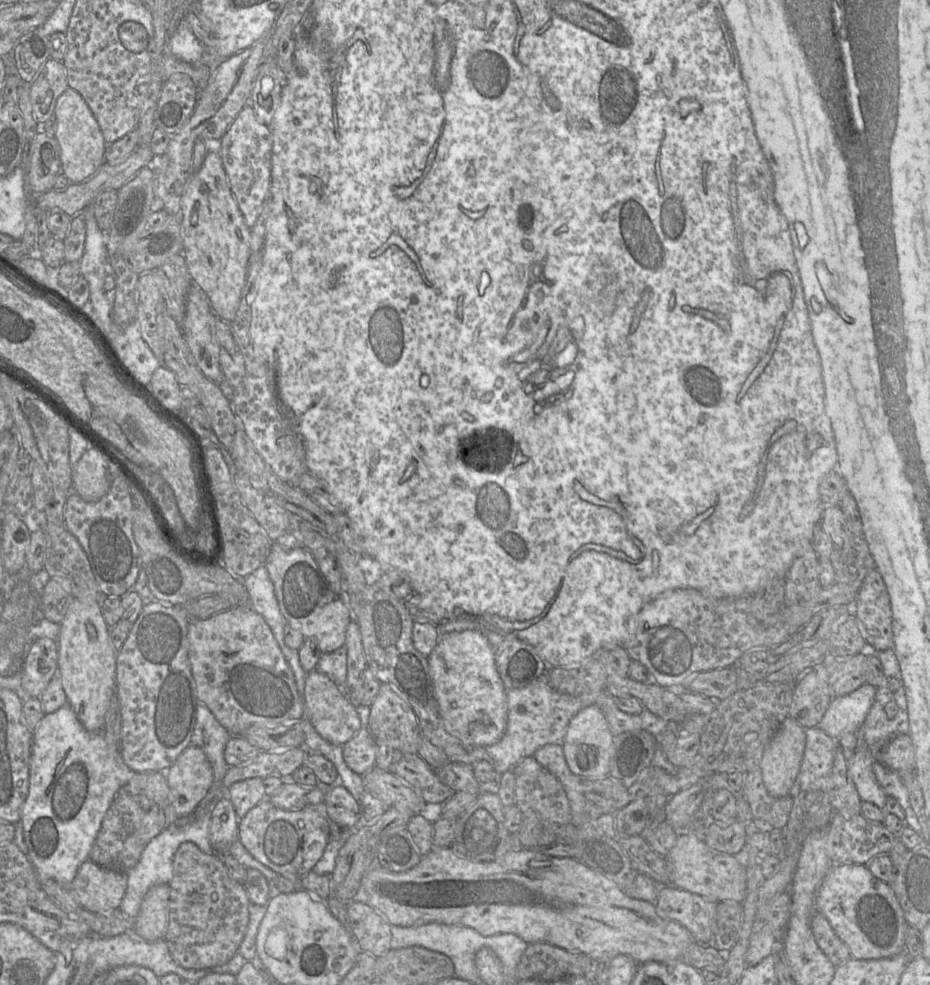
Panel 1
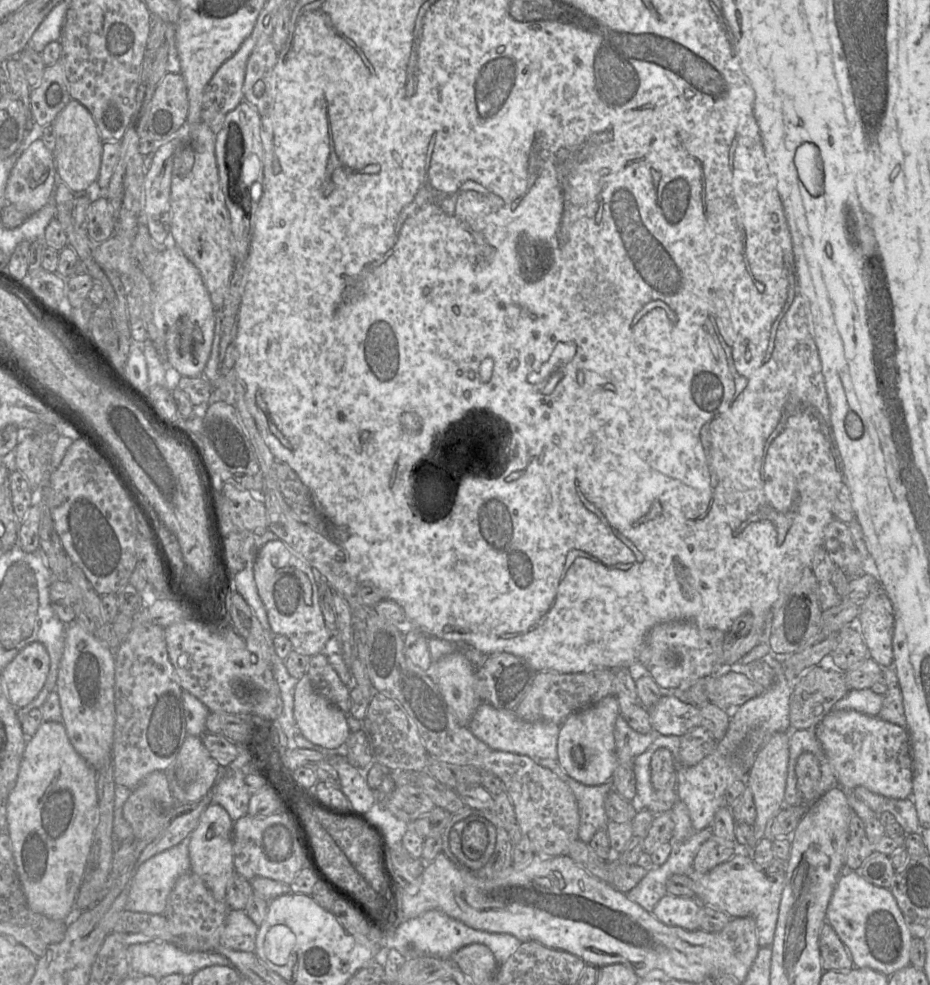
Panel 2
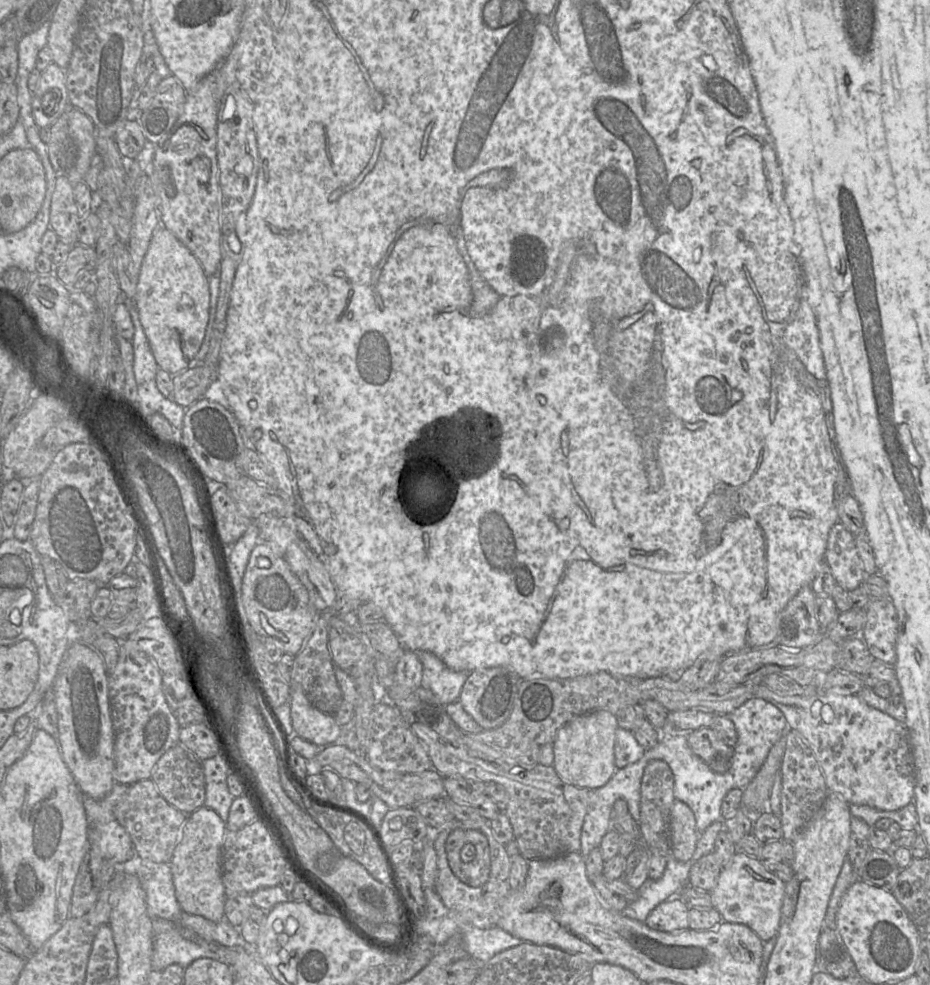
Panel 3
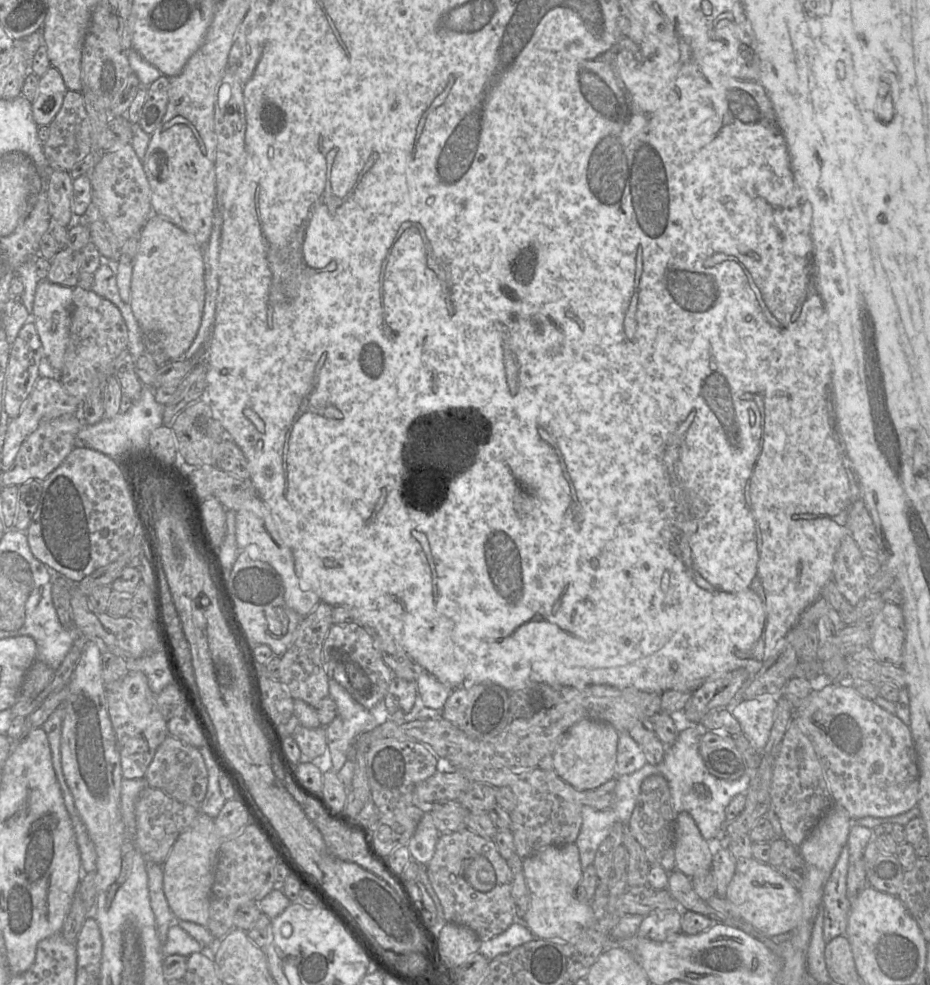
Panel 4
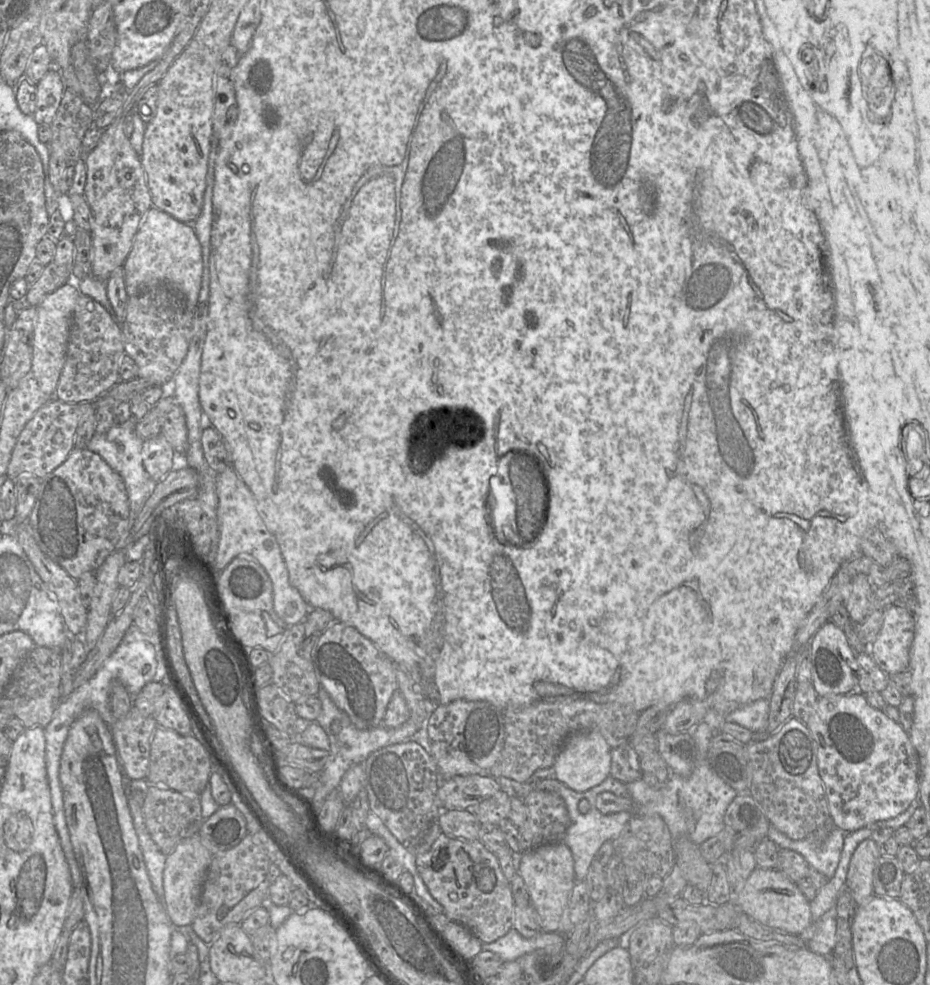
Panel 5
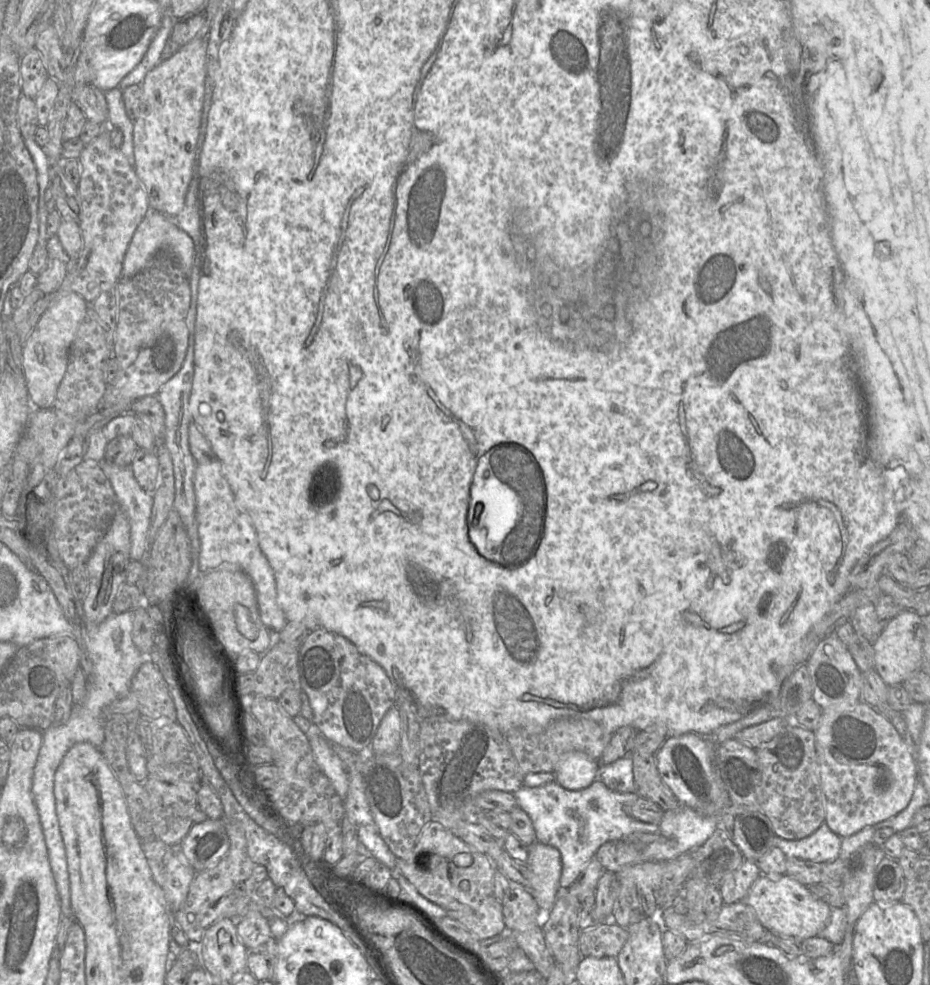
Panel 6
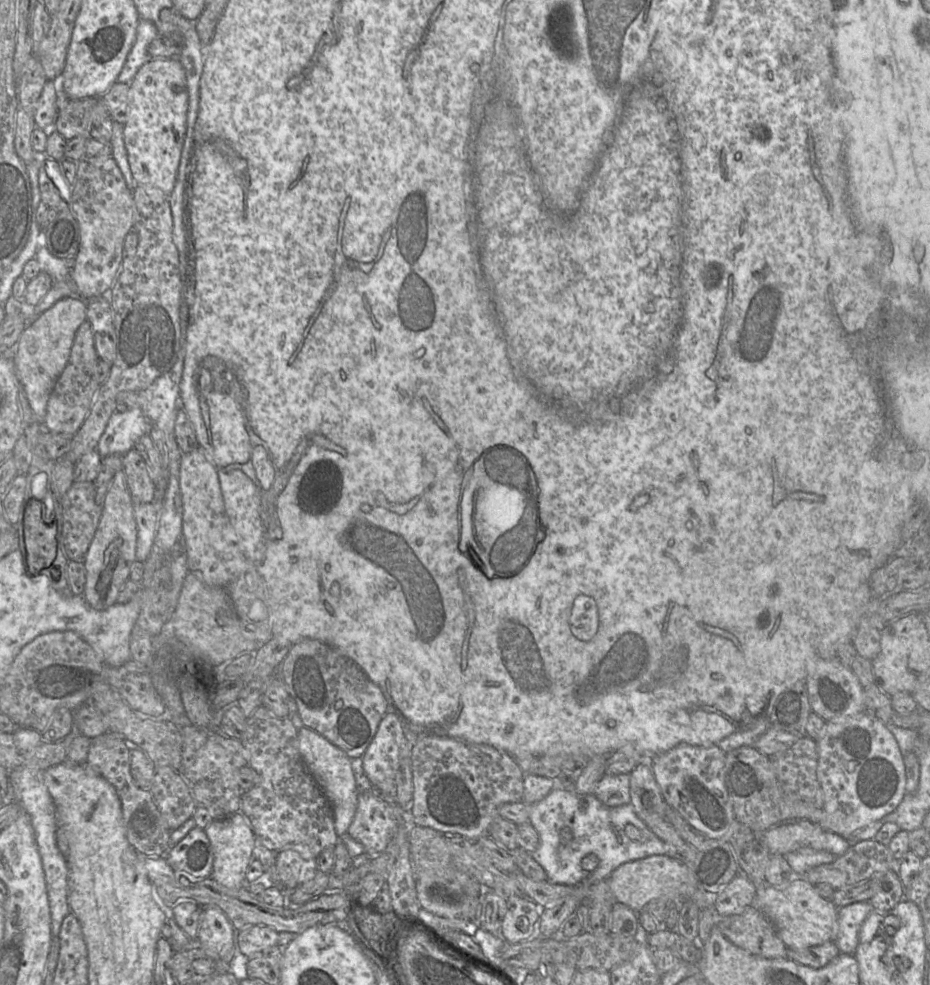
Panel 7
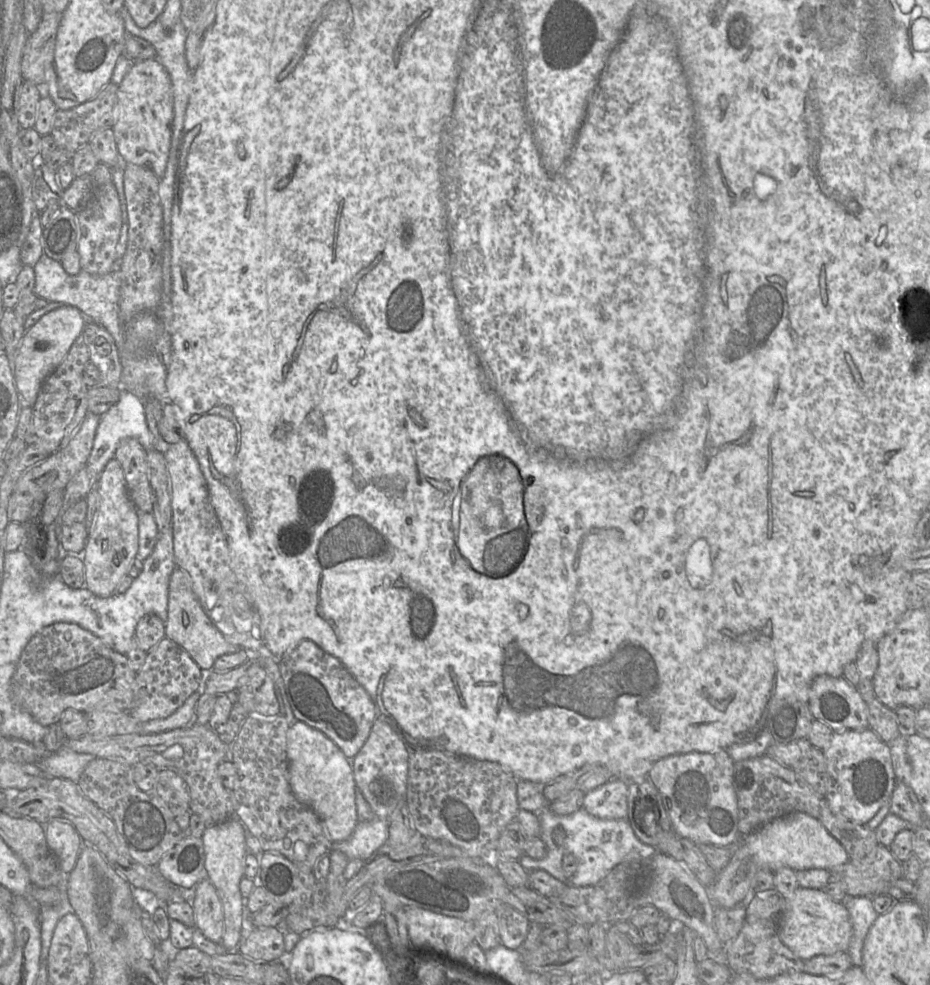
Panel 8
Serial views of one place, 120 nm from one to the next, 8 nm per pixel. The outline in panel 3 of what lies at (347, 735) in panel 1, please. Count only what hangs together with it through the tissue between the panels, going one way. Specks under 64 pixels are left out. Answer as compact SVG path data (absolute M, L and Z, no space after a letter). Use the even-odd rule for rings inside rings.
M298 684L290 688L290 710L294 734L304 740L322 748L342 736L342 727L333 715L316 709Z

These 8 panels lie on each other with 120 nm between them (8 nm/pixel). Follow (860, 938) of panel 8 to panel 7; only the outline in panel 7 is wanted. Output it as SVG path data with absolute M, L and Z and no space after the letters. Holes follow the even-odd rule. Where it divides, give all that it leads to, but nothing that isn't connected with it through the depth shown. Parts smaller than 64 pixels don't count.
M869 901L855 902L838 908L838 932L833 942L840 953L855 954L861 926L872 910Z

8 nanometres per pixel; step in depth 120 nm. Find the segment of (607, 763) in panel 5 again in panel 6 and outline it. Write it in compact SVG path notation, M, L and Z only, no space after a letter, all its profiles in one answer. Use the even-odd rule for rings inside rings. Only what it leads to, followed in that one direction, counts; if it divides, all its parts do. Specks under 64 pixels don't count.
M570 751L559 759L554 775L555 781L568 790L582 790L599 776L599 761L580 751Z

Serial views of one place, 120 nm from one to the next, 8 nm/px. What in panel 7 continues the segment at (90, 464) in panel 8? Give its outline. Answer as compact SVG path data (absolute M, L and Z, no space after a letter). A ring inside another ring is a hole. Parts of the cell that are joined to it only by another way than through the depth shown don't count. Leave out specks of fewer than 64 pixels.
M140 408L115 412L110 417L96 450L102 458L109 455L123 456L135 448L143 435L149 434L150 425Z

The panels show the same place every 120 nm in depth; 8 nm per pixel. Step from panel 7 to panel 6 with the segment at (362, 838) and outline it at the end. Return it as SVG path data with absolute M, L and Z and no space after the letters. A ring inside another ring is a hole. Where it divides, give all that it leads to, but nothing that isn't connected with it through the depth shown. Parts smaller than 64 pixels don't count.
M349 770L349 787L344 799L345 816L355 826L375 825L360 771Z

